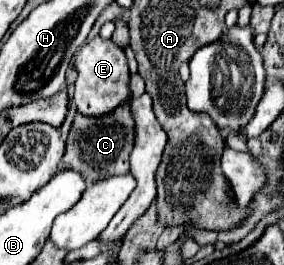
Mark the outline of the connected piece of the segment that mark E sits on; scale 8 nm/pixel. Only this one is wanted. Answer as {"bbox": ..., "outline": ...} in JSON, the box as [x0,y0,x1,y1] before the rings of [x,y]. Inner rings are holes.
{"bbox":[74,35,130,115],"outline":[[[96,35],[90,39],[74,57],[74,67],[78,71],[76,83],[74,83],[74,107],[84,111],[86,115],[102,115],[112,111],[112,107],[118,107],[118,103],[126,101],[130,97],[128,91],[128,63],[124,49],[116,45],[112,39],[102,39]]]}

